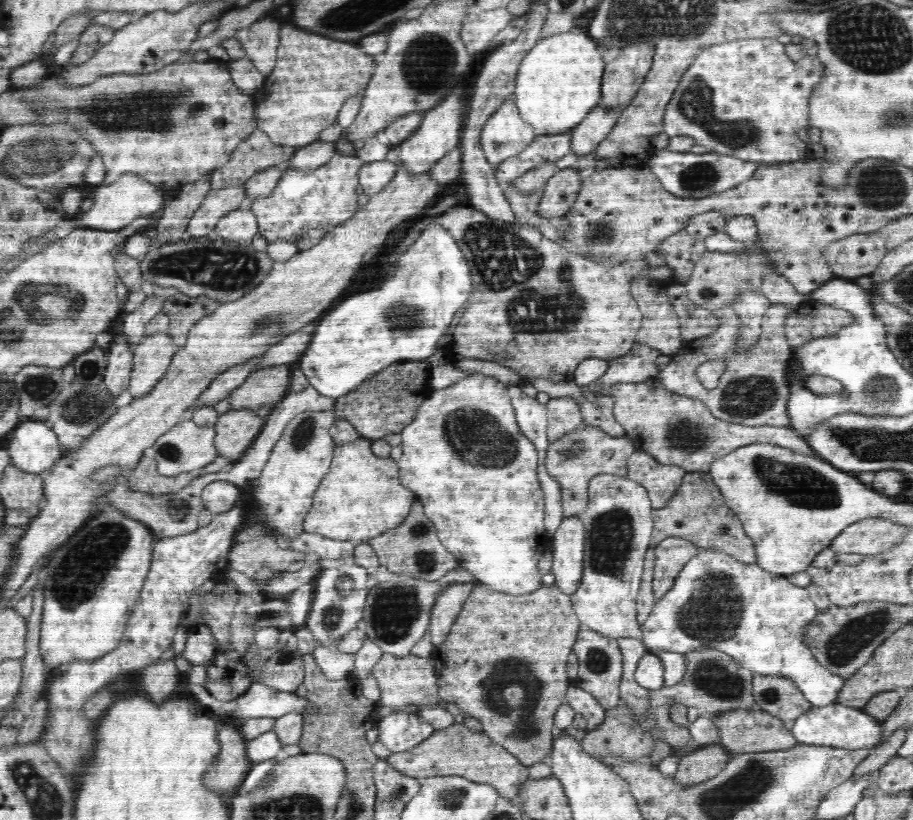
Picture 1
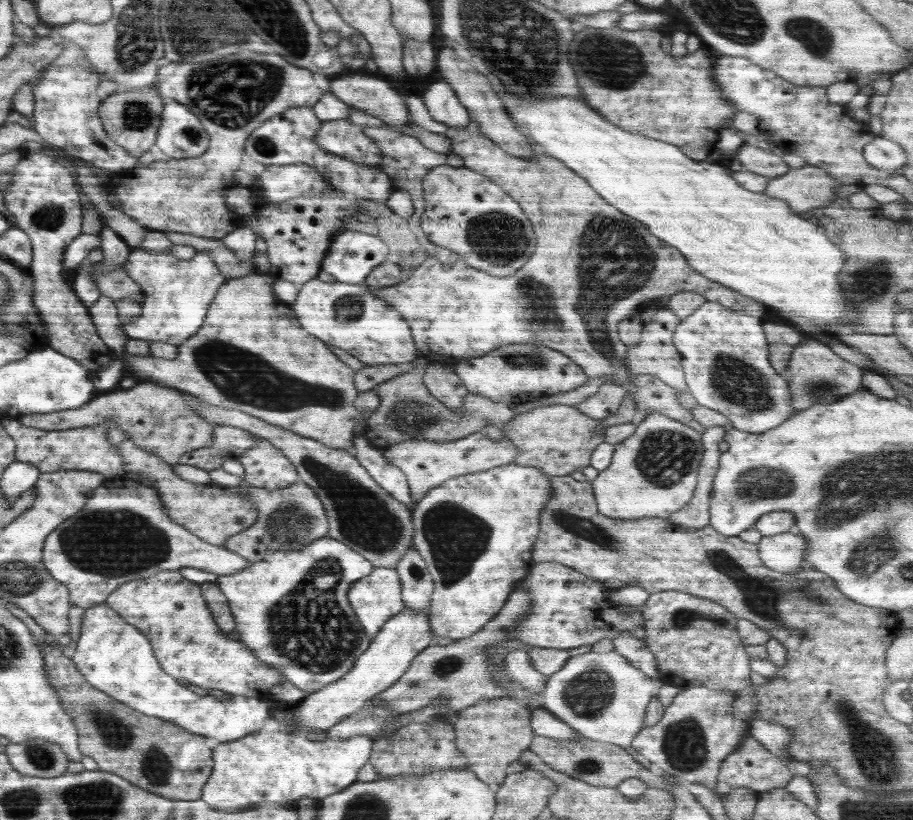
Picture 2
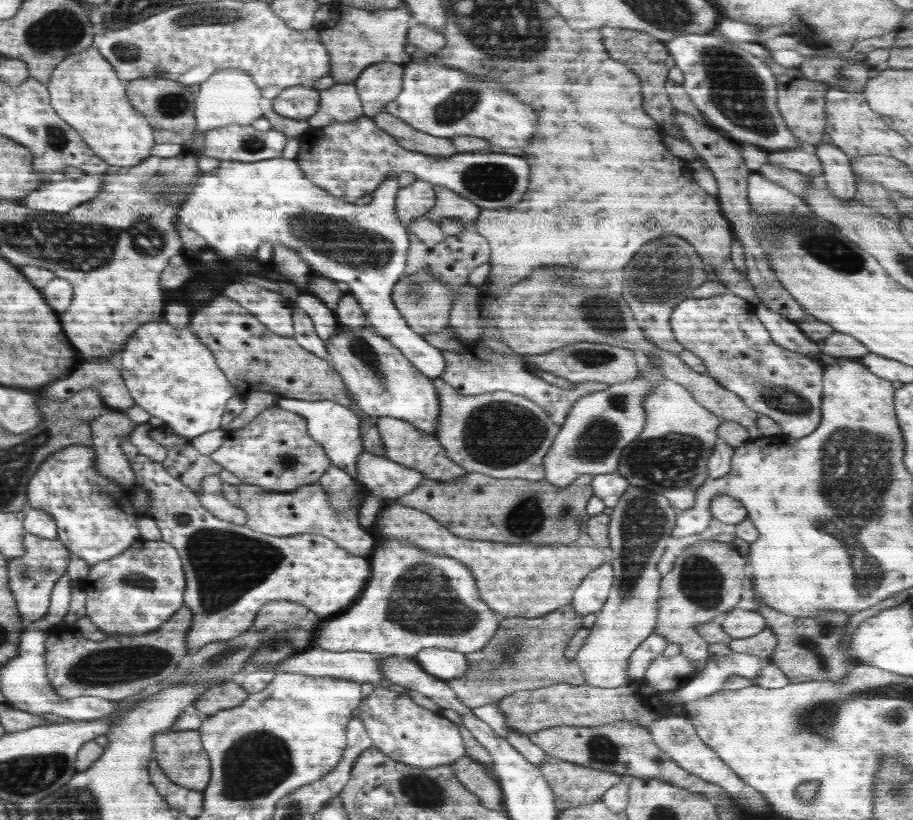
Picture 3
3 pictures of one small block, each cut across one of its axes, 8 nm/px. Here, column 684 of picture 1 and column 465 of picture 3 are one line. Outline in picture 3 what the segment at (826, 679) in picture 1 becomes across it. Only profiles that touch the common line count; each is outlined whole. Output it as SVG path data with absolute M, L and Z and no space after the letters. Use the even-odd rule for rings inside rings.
M377 541L369 557L371 575L361 595L341 613L322 618L313 632L312 646L332 652L358 651L413 659L421 650L442 647L461 653L480 650L492 638L504 616L497 615L480 598L477 582L466 564L440 553L427 553L414 543Z

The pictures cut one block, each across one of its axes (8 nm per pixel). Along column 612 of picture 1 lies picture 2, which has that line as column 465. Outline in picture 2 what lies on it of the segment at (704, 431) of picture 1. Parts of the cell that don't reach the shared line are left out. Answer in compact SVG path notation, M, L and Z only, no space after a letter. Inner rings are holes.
M442 363L428 364L423 373L423 381L429 394L444 407L461 412L462 401L468 392L465 384L450 367Z

